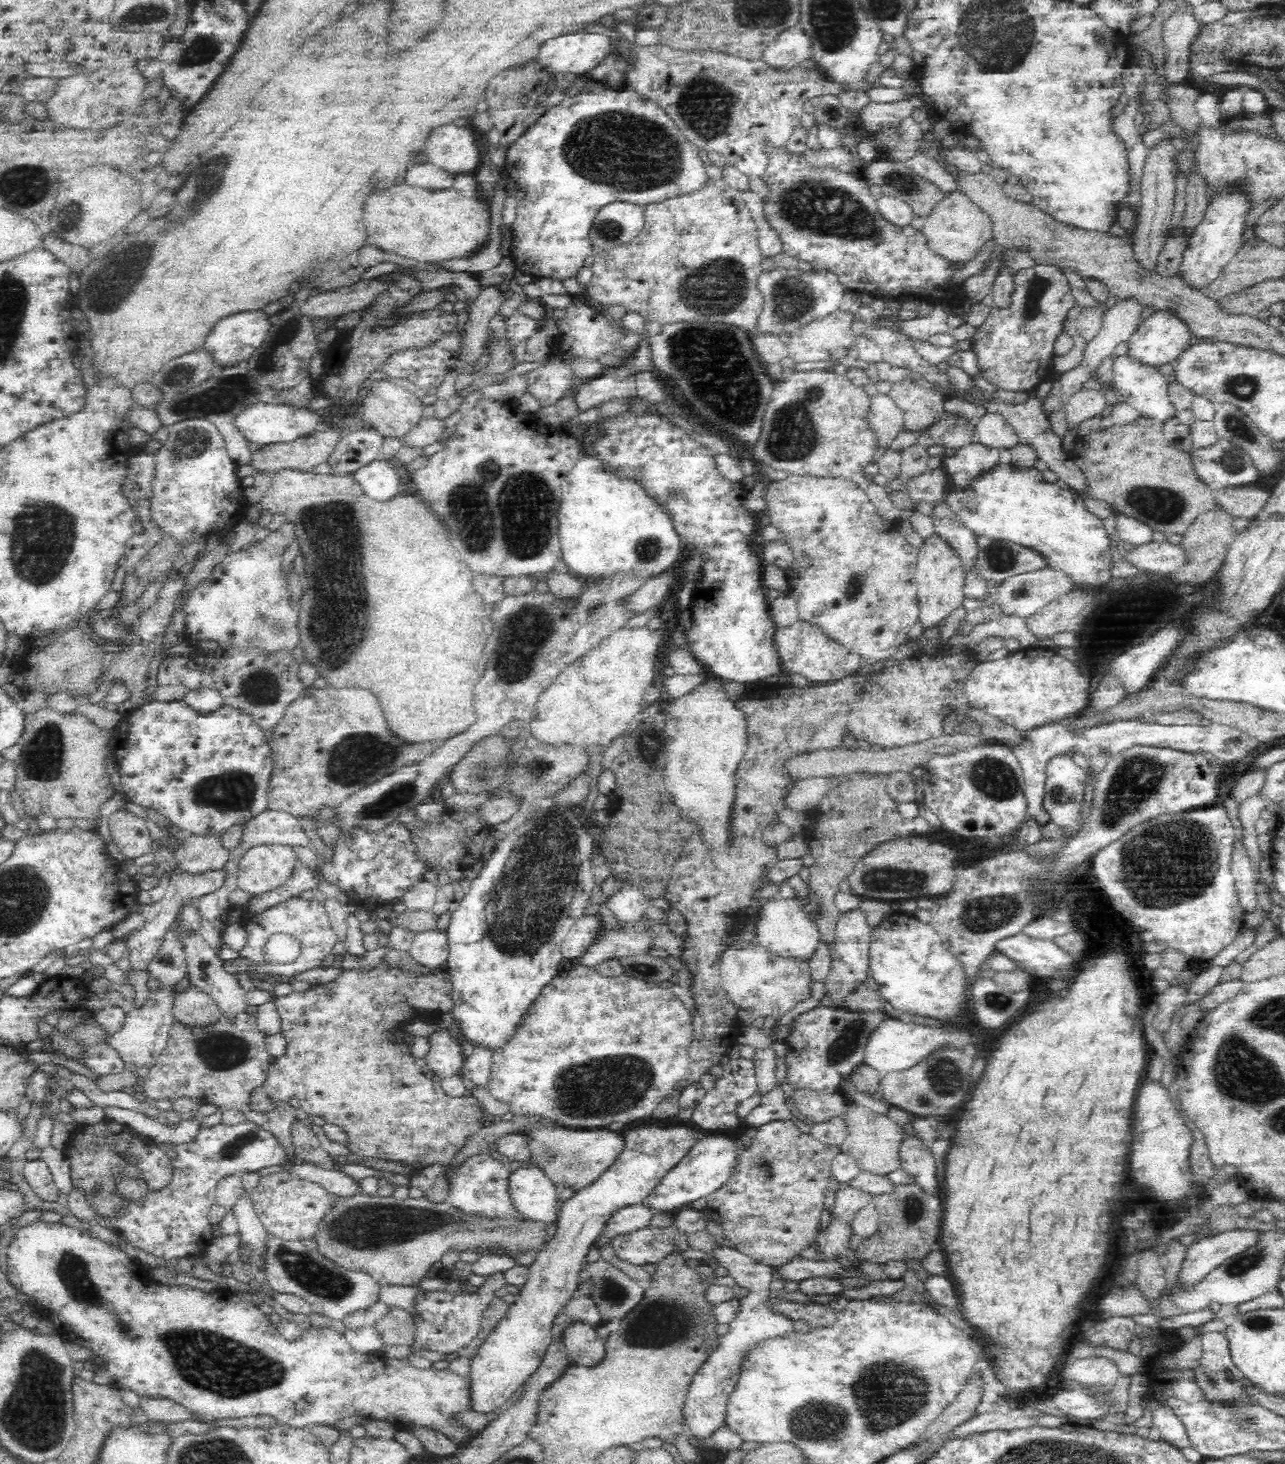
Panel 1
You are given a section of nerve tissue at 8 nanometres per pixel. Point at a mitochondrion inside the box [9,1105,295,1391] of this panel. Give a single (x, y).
(72, 1269)

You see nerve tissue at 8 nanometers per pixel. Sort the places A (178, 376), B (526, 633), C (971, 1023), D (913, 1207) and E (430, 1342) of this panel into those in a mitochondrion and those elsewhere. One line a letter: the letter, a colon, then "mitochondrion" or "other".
A: mitochondrion
B: mitochondrion
C: other
D: mitochondrion
E: mitochondrion

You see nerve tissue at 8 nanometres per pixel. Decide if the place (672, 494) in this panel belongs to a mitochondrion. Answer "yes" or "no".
yes

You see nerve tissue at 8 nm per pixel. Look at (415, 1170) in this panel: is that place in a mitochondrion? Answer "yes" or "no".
no

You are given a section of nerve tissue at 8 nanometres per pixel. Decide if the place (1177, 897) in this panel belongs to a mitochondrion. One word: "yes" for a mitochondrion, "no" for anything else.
yes

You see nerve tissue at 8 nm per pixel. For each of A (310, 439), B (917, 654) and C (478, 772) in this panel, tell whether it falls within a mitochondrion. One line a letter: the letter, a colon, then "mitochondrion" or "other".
A: other
B: other
C: mitochondrion

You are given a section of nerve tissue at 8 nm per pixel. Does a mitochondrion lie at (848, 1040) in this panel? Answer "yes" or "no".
yes

